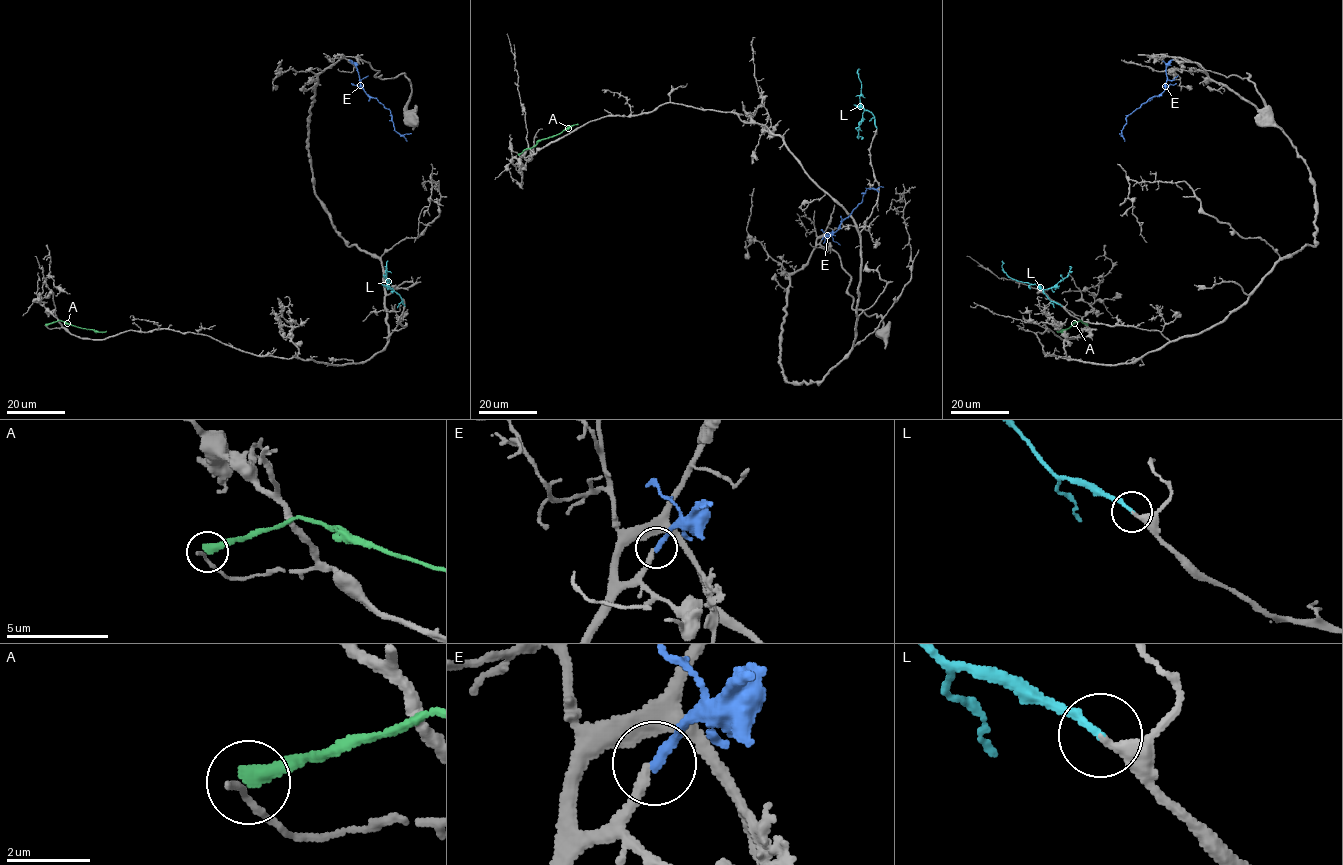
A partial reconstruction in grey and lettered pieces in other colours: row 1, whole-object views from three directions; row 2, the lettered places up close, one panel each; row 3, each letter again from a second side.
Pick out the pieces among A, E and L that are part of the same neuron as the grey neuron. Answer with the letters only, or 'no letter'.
E, L

